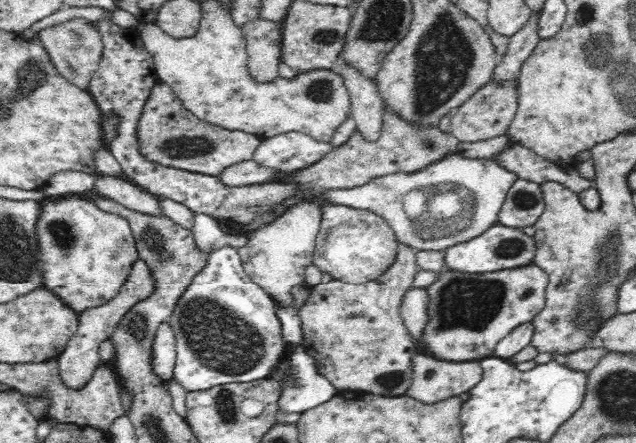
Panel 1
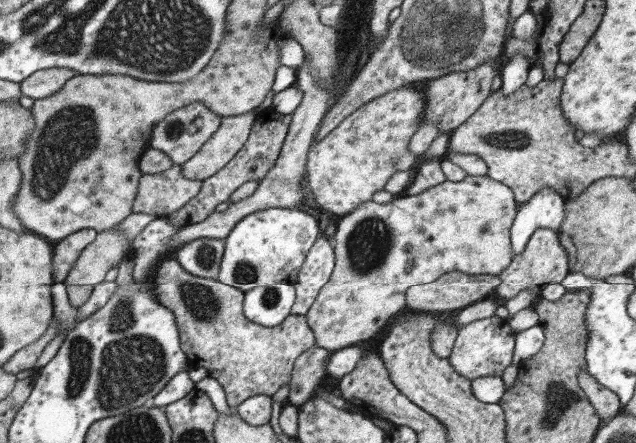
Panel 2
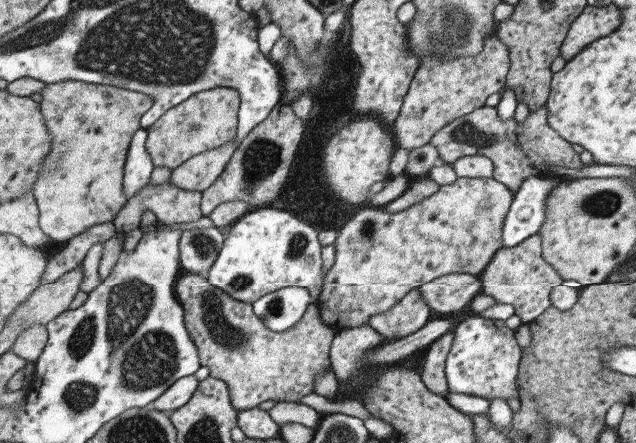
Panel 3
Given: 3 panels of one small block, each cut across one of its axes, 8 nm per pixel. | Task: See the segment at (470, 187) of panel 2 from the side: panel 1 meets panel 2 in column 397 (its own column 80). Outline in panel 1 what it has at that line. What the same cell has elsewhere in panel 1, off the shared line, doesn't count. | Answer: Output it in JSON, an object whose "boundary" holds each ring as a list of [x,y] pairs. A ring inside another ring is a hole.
{"boundary":[[[58,196],[46,198],[40,204],[42,210],[38,218],[38,248],[44,288],[54,292],[64,304],[68,304],[78,314],[86,312],[88,308],[106,304],[120,292],[122,284],[126,284],[126,278],[134,268],[134,262],[140,260],[132,226],[122,220],[122,216],[98,208],[88,196]]]}

